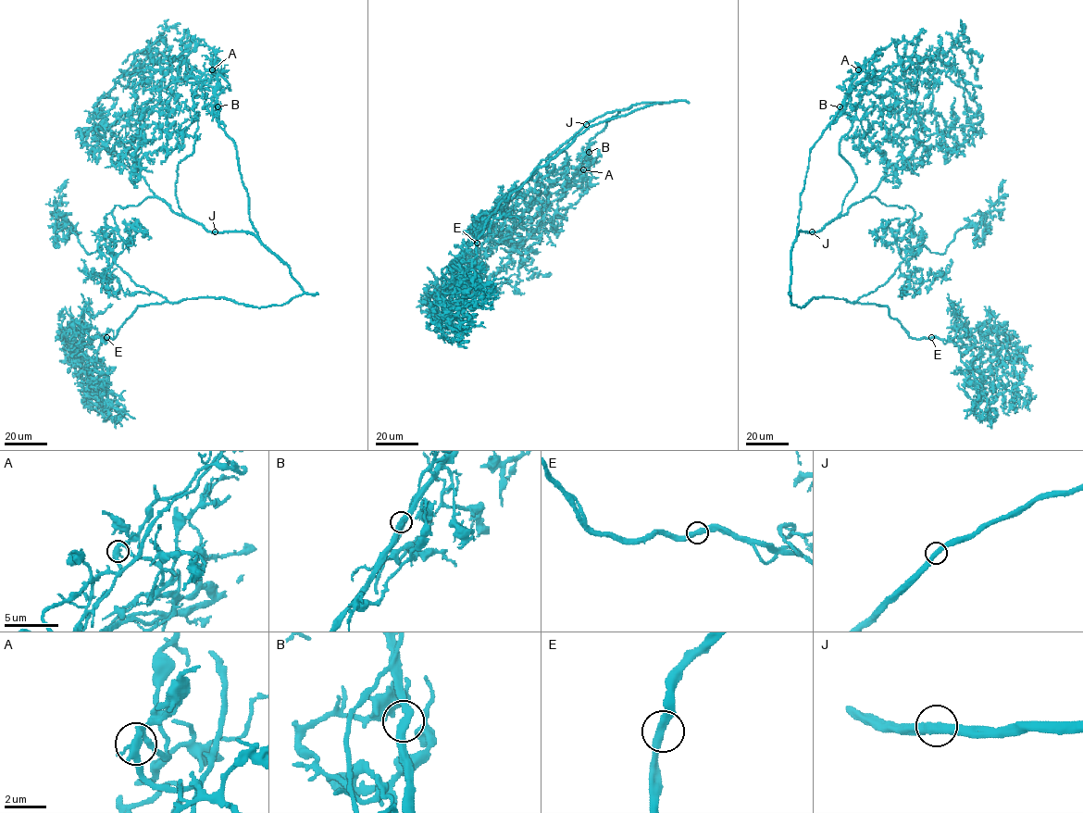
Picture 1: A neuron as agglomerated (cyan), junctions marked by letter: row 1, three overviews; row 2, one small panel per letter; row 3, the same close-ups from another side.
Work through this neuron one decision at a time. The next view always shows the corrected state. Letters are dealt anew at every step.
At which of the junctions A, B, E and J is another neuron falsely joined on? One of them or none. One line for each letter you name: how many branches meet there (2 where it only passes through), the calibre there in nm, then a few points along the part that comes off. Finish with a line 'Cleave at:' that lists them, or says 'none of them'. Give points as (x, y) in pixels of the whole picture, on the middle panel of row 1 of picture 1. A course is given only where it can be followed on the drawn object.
Cleave at: none of them

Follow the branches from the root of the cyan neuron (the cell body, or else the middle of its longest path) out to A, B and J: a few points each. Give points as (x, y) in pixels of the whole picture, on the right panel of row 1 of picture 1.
A: (897, 242), (914, 212), (869, 196), (886, 157), (876, 145), (853, 147), (869, 81), (858, 69)
B: (897, 242), (914, 212), (869, 196), (885, 152), (853, 147), (867, 82), (840, 106)
J: (897, 242), (910, 229), (914, 212), (908, 206), (886, 206), (875, 196), (853, 204), (845, 214), (812, 231)

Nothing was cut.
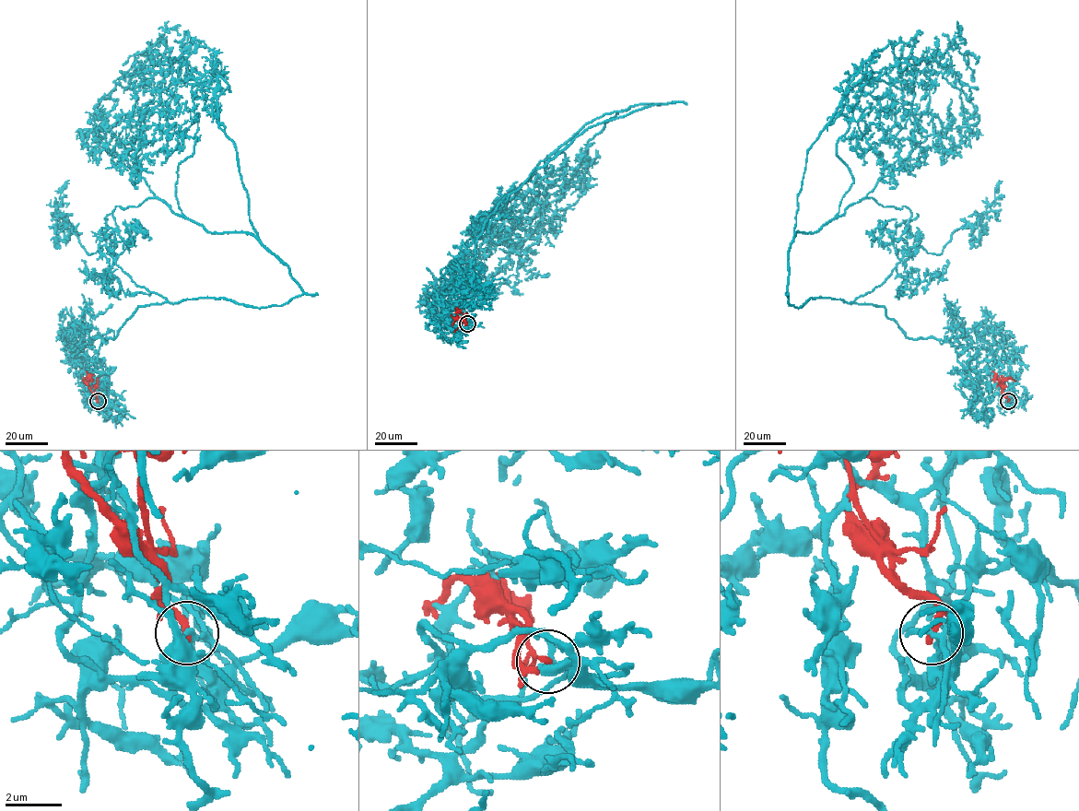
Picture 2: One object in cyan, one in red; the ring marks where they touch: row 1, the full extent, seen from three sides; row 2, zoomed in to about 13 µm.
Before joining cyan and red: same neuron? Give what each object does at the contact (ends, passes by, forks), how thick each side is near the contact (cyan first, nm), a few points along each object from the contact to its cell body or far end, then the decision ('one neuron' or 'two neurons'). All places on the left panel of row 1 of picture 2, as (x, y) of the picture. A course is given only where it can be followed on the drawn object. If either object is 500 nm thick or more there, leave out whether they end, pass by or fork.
cyan forks | red ends | 180/300 nm | cyan via (98, 401), (101, 342), (170, 302), (112, 215), (156, 197), (127, 151), (188, 57), (117, 79) | red via (98, 401), (89, 388), (90, 377), (85, 381) | two neurons

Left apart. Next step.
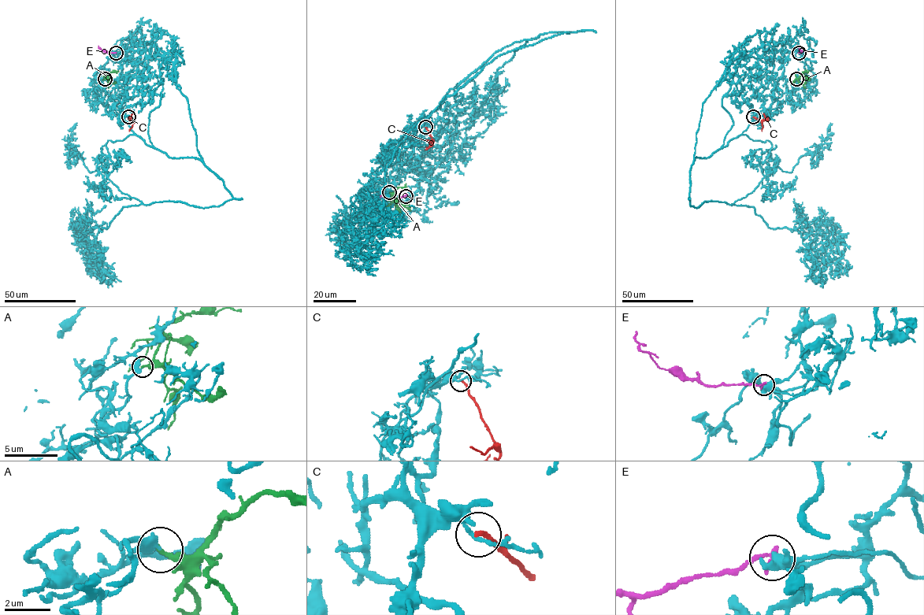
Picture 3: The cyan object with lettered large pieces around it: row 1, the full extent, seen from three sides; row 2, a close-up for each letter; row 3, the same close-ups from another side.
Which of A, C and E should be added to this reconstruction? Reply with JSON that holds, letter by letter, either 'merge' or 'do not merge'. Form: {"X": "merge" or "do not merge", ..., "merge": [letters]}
{"A": "merge", "C": "do not merge", "E": "do not merge", "merge": ["A"]}

